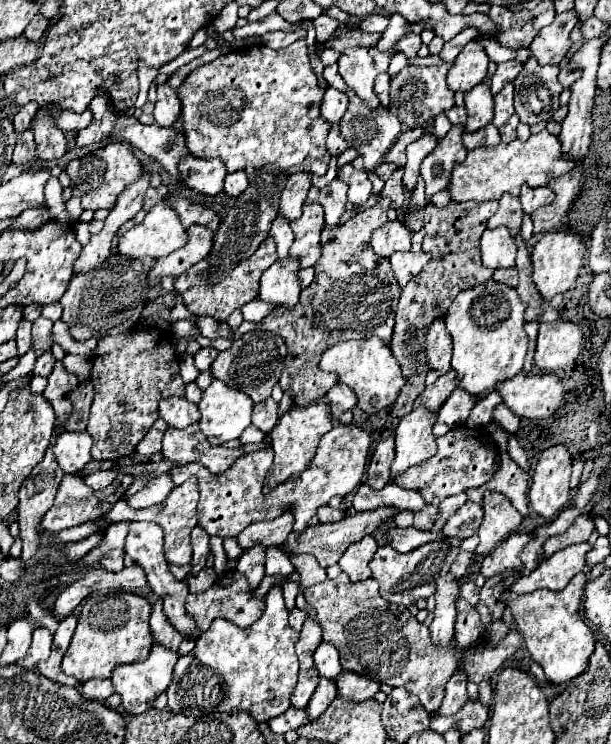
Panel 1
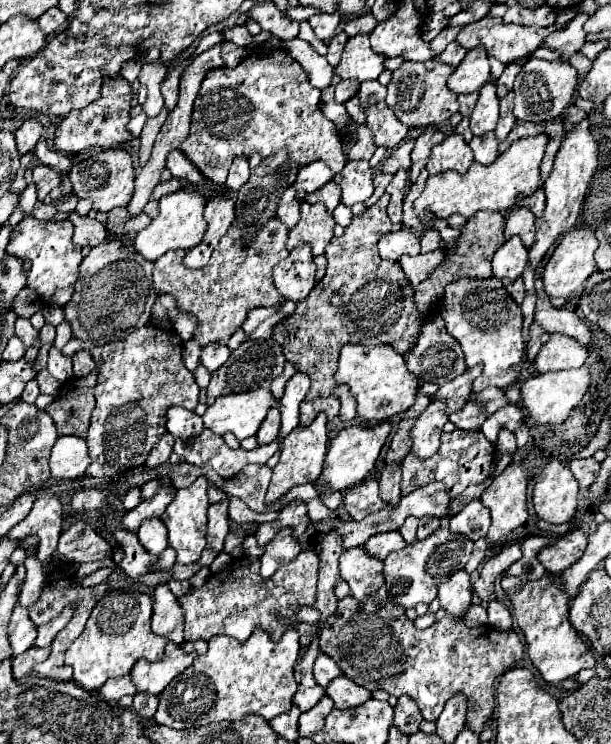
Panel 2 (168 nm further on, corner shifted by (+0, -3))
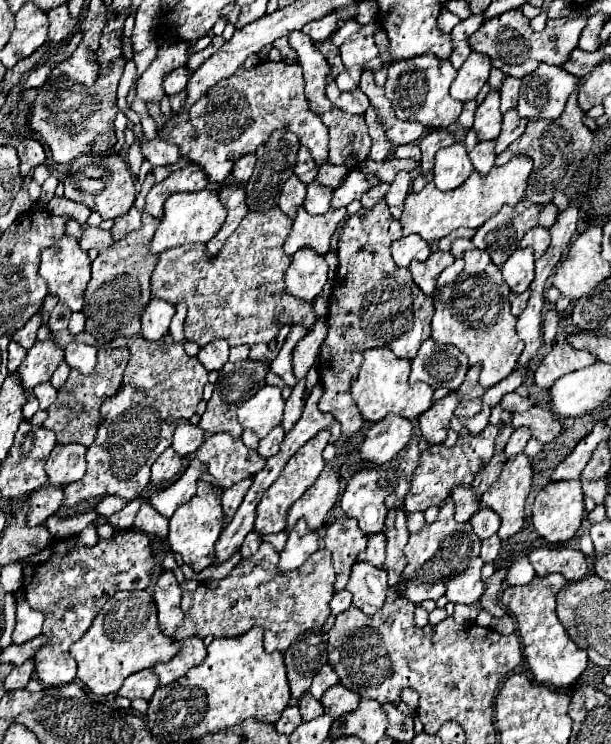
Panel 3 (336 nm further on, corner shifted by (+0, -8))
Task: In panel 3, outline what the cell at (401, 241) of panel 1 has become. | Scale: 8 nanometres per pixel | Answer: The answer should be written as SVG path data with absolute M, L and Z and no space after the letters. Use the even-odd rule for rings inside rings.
M408 235L408 237L402 237L402 239L394 241L392 247L390 247L390 251L392 251L392 259L394 259L394 263L398 267L408 267L410 261L414 261L414 259L416 261L428 259L428 255L430 255L432 249L418 235Z

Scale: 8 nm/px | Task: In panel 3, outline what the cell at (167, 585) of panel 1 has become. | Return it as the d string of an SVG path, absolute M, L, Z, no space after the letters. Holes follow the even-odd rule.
M144 503L140 507L140 511L136 513L134 529L142 531L146 535L156 535L160 539L166 539L168 537L168 519L162 517L160 513L156 513L150 503Z

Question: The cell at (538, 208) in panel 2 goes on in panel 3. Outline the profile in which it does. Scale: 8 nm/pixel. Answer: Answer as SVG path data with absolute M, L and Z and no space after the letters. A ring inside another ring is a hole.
M522 199L518 205L514 207L502 207L496 215L492 215L478 231L476 235L472 237L472 243L478 247L478 249L484 249L490 253L492 261L496 265L502 265L508 255L512 251L518 249L518 241L520 237L530 229L530 227L536 227L536 225L542 225L542 227L550 227L554 221L556 221L556 215L558 215L558 209L552 205L552 203L546 203L546 205L536 205L536 203L530 203L528 199Z

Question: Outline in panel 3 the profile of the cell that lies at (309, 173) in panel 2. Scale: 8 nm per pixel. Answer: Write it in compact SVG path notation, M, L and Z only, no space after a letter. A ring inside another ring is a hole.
M324 163L318 169L316 175L316 183L320 185L330 185L330 187L338 187L340 179L348 173L348 167L340 167L340 165L332 165L332 163Z

